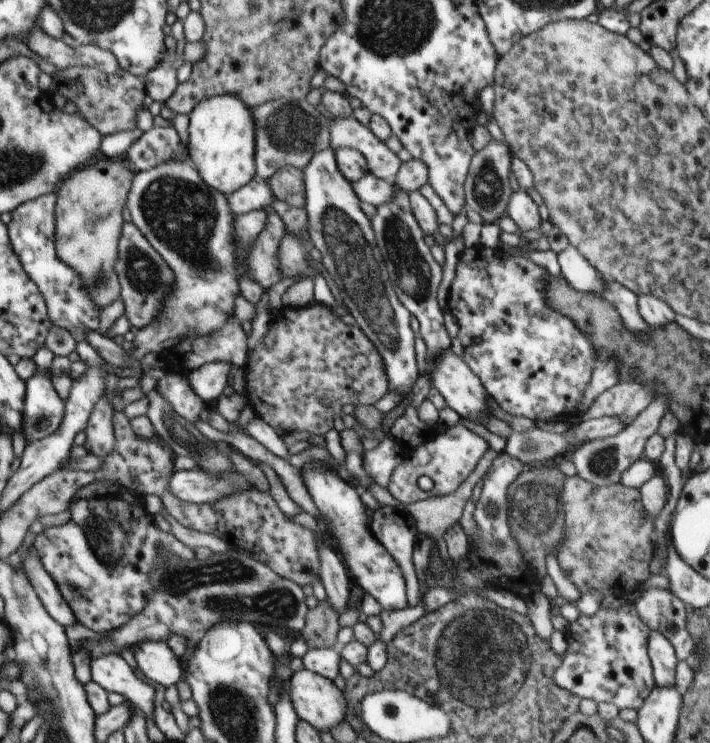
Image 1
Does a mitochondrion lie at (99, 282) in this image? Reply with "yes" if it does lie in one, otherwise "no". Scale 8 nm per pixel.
yes

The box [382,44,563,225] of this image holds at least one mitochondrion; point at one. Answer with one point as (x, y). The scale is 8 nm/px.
(488, 187)

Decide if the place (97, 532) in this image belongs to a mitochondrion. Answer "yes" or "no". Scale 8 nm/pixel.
yes

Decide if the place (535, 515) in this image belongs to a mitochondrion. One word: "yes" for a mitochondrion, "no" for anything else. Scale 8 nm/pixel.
yes

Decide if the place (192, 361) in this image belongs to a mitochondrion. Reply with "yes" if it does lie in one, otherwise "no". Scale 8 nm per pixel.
no

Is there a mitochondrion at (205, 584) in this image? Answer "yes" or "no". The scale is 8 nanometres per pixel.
yes

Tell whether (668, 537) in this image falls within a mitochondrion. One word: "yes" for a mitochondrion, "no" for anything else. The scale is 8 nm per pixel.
no

